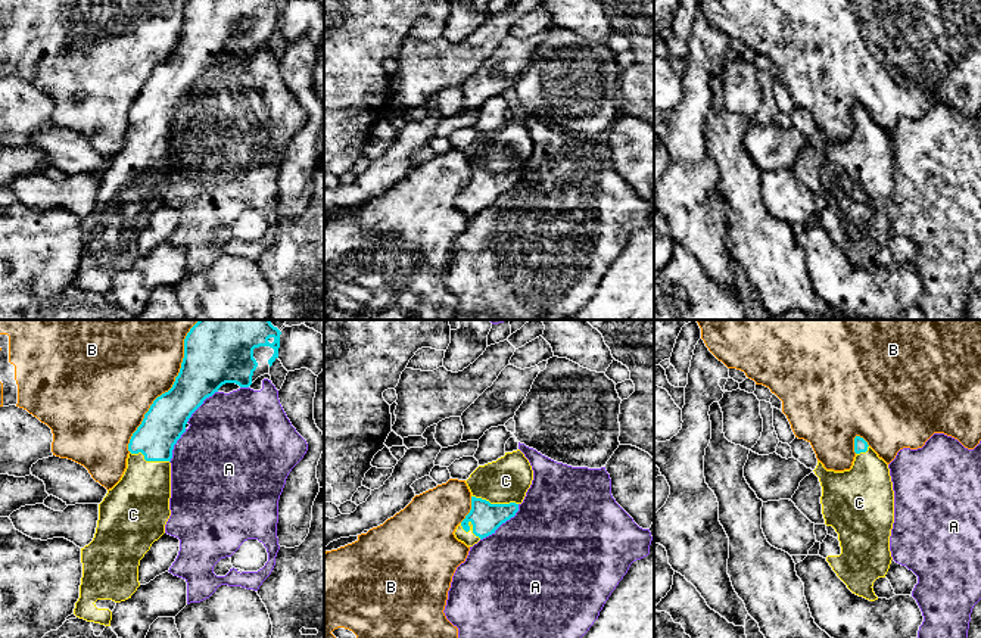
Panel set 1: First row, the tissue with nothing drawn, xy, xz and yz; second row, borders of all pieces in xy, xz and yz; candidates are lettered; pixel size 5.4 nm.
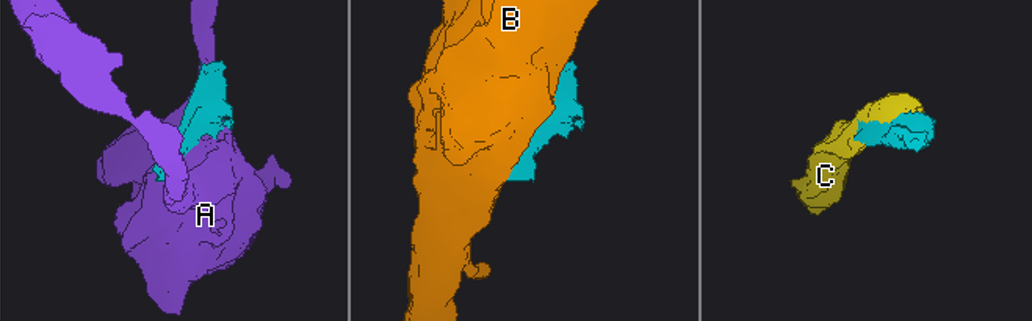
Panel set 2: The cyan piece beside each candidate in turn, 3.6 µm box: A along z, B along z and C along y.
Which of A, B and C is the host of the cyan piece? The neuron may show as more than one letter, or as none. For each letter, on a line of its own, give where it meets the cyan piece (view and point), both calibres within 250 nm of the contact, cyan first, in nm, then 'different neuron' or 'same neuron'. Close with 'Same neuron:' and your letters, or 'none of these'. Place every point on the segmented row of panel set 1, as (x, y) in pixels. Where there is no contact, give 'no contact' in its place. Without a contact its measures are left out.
A: meets cyan in xz at (503, 522); 170 nm thick on the cyan side, 480 nm on the other; different neuron
B: meets cyan in xy at (171, 388); 280 nm thick on the cyan side, 480 nm on the other; different neuron
C: meets cyan in xz at (495, 504); 170 nm thick on the cyan side, 240 nm on the other; same neuron
Same neuron: C

